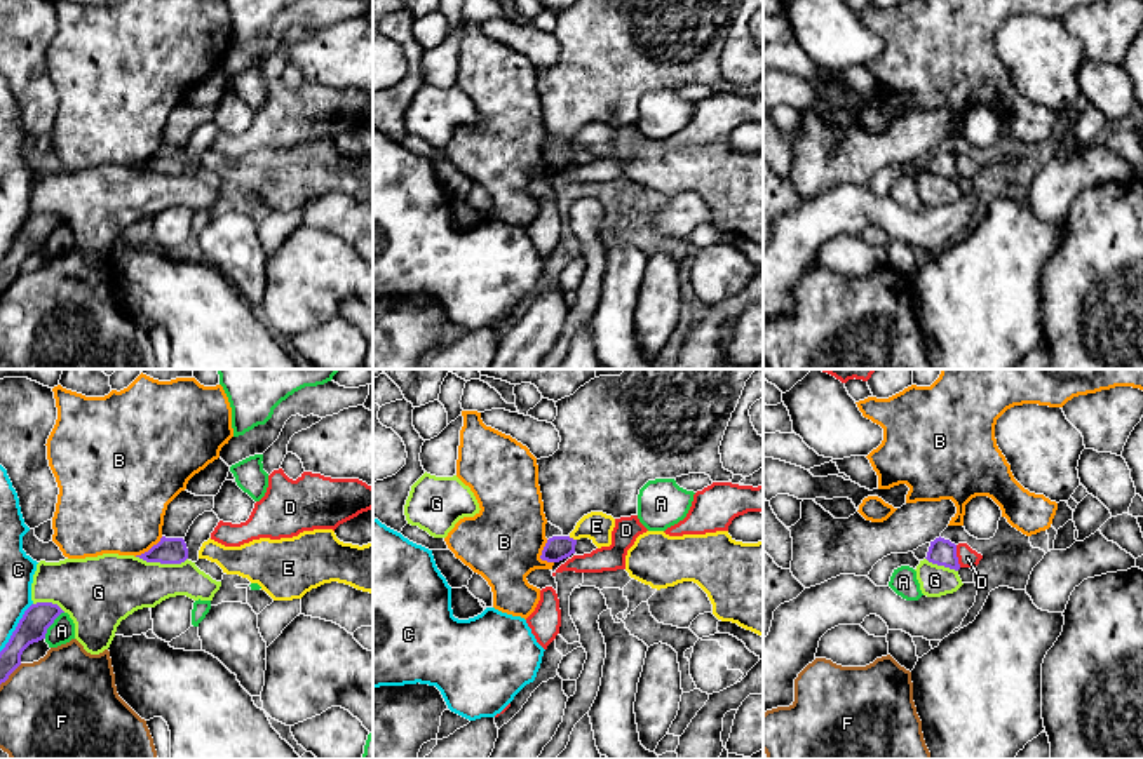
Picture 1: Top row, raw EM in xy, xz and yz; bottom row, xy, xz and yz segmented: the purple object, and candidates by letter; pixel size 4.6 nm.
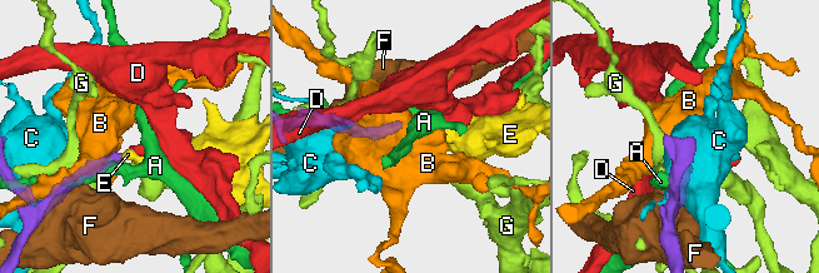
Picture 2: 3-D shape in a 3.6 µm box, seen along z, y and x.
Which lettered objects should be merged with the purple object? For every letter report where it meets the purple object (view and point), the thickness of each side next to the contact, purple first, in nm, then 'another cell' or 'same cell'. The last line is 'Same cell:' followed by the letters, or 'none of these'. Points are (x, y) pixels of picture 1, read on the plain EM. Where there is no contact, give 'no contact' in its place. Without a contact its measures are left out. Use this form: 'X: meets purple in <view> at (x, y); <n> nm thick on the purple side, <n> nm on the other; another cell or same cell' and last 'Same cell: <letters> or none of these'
A: meets purple in xy at (51, 234); 140 nm thick on the purple side, 110 nm on the other; another cell
B: meets purple in xz at (541, 166); 120 nm thick on the purple side, 360 nm on the other; another cell
C: meets purple in xy at (16, 237); 140 nm thick on the purple side, 160 nm on the other; another cell
D: meets purple in yz at (955, 166); 120 nm thick on the purple side, 90 nm on the other; another cell
E: meets purple in xz at (572, 148); 120 nm thick on the purple side, 140 nm on the other; same cell
F: meets purple in xy at (11, 282); 140 nm thick on the purple side, 460 nm on the other; another cell
G: meets purple in xy at (162, 173); 130 nm thick on the purple side, 300 nm on the other; another cell
Same cell: E

